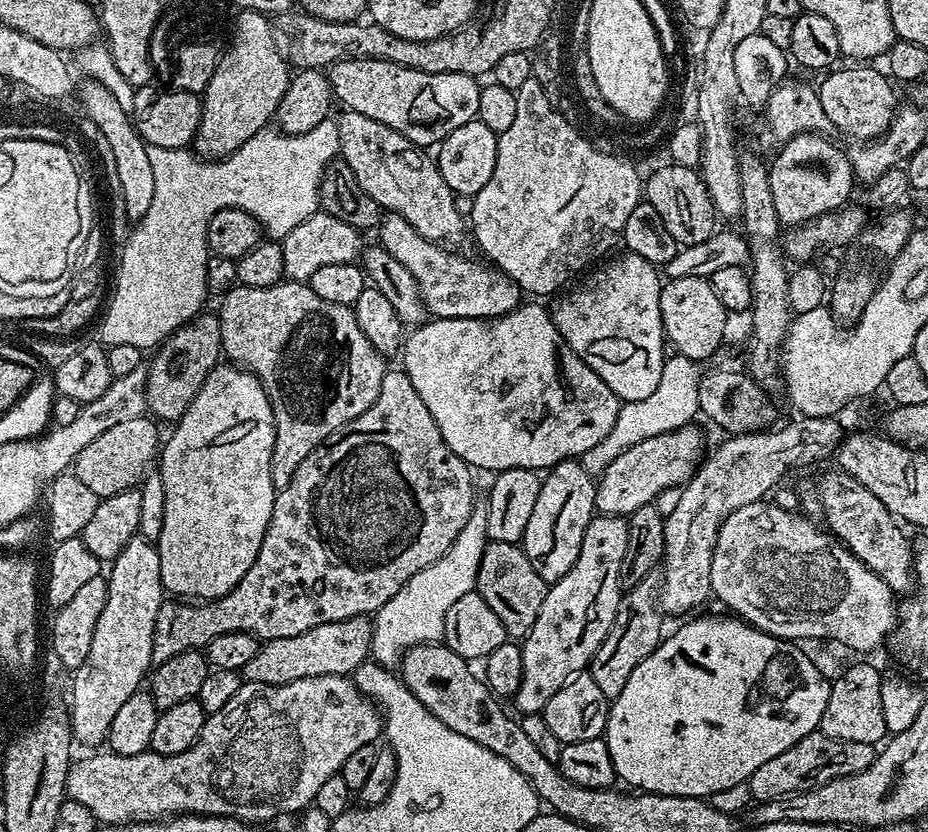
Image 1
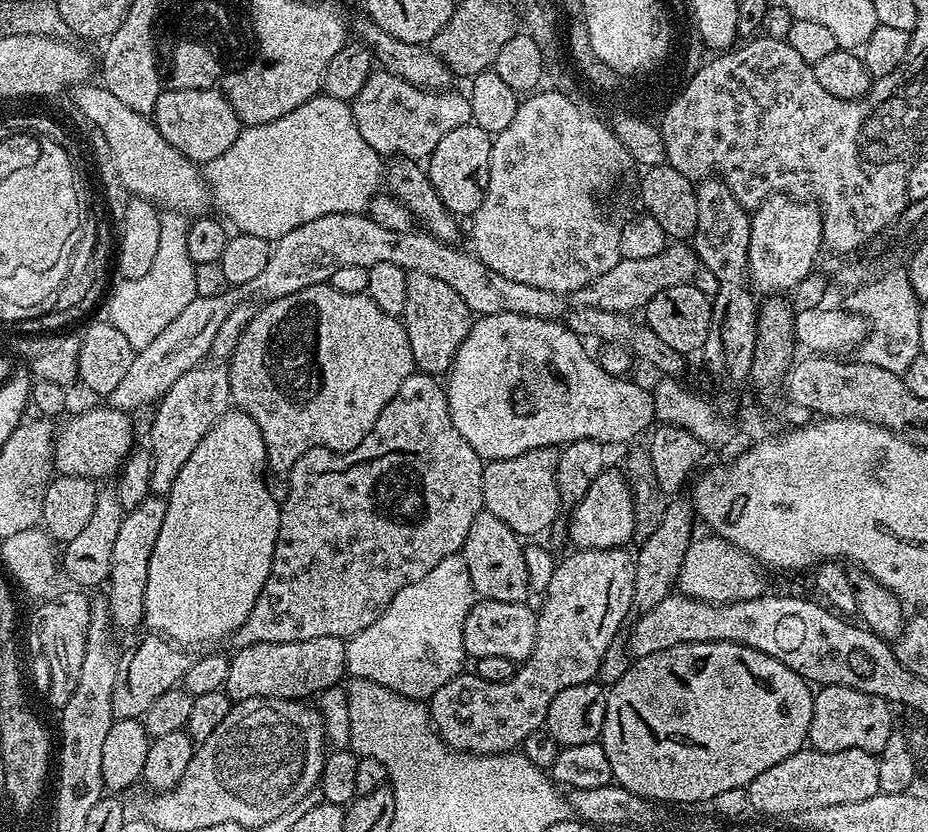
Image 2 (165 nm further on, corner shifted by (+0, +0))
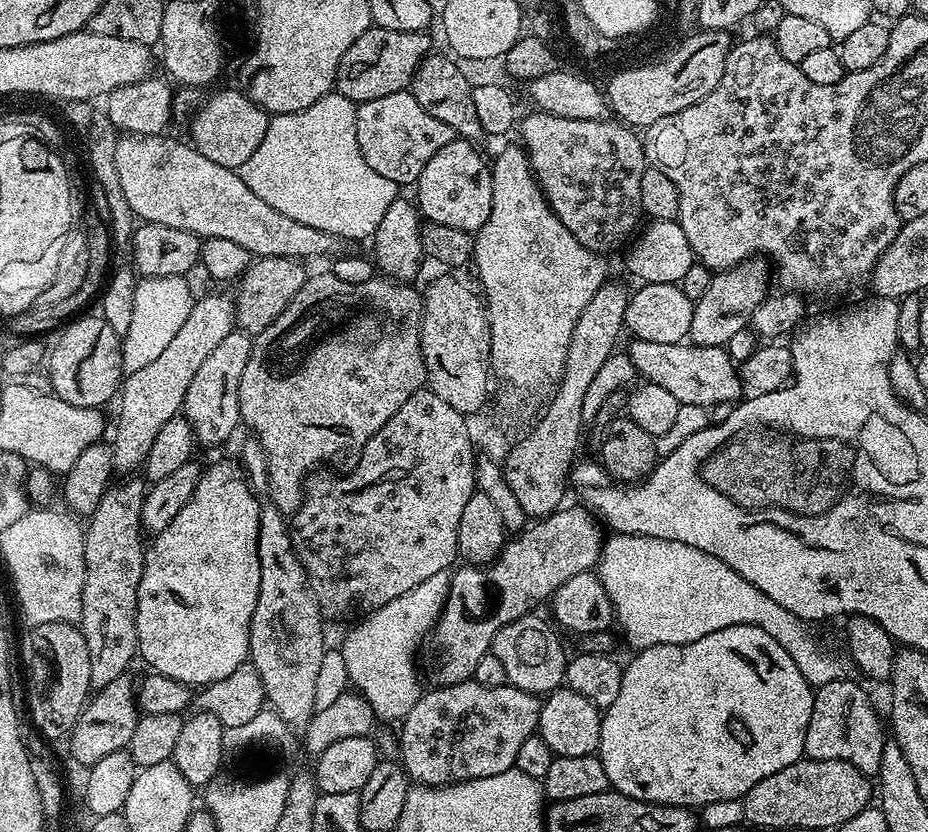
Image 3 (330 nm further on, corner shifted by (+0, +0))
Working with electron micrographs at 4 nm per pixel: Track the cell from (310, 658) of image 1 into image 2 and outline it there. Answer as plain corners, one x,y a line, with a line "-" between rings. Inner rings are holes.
306,638
302,642
258,642
254,646
239,649
230,659
230,675
223,691
234,702
250,698
274,698
275,700
307,701
307,696
319,697
328,687
339,685
345,679
347,643
341,638

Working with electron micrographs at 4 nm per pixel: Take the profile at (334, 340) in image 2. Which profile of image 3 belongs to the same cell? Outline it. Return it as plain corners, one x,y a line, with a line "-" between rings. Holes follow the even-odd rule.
324,270
321,276
309,275
308,281
294,294
290,306
266,326
266,330
255,333
250,358
246,358
246,370
242,370
242,382
238,386
238,402
240,403
240,419
245,425
252,427
251,435
262,446
266,454
266,470
268,471
267,499
285,518
292,517
304,501
304,485
313,470
327,466
332,470
350,470
360,461
362,450
394,414
402,407
402,402
410,398
410,394
421,391
426,384
426,366
422,358
420,345
420,323
424,317
424,302
419,291
404,282
387,278
374,278
370,282
342,282
332,276
331,271

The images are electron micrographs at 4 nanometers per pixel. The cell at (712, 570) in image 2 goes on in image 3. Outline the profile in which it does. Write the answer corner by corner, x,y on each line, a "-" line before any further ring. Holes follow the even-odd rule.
612,534
604,541
600,550
598,575
606,594
612,603
612,614
615,623
624,631
624,640
632,650
658,646
659,644
685,644
698,642
698,638
706,638
706,634
714,634
714,630
726,630
726,626
742,626
753,624
766,634
770,634
794,658
796,668
802,670
802,678
818,689
826,682
847,680
853,675
854,665
851,656
840,652
832,644
816,637
816,632
807,620
800,620
790,610
782,610
774,598
766,598
762,590
758,590
742,574
738,574
722,558
714,558
714,554
706,554
706,550
698,550
694,546
686,546
686,542
674,542
666,538
650,538
634,534

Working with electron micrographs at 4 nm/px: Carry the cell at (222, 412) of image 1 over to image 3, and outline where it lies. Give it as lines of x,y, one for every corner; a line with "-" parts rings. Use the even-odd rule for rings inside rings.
220,460
217,464
205,467
200,473
198,486
194,486
194,494
178,514
174,514
174,522
166,526
166,530
155,533
151,537
144,554
142,582
138,586
138,614
136,629
138,630
139,659
149,664
152,672
162,674
166,678
174,678
174,682
182,682
189,686
203,686
222,682
222,678
230,678
234,670
245,667
249,659
248,643
250,642
250,622
254,618
254,606
260,593
260,559
258,558
258,530
260,529
260,509
262,507
257,493
252,491
247,475
239,463
231,464
228,460

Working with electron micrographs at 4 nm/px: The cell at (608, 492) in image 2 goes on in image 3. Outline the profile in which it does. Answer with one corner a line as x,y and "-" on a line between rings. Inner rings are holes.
568,507
557,508
551,516
537,519
527,530
509,539
491,564
457,567
451,573
452,581
448,597
426,641
426,651
422,656
422,672
426,680
428,675
429,685
440,688
471,680
482,654
490,651
494,634
498,634
502,626
529,615
535,609
532,607
535,606
536,600
547,601
555,596
561,586
570,582
570,578
574,578
574,574
593,571
599,565
600,550
604,547
606,539
601,525
587,508

